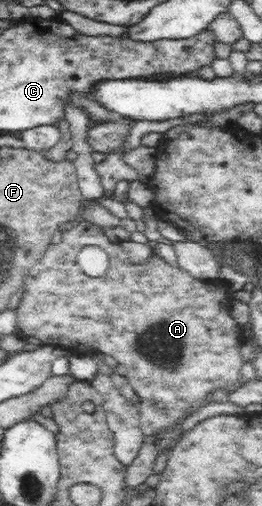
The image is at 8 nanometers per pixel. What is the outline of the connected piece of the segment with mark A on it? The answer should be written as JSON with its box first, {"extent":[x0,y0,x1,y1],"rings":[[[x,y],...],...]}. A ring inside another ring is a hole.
{"extent":[17,221,246,489],"rings":[[[79,221],[71,229],[64,230],[61,241],[54,245],[55,247],[53,244],[48,247],[41,263],[27,273],[24,281],[25,291],[17,308],[19,332],[24,338],[29,336],[41,340],[44,345],[73,347],[81,351],[85,351],[87,347],[99,349],[101,353],[111,355],[125,368],[125,377],[139,397],[137,406],[143,432],[142,449],[139,449],[137,457],[127,466],[127,484],[135,489],[153,474],[153,465],[161,453],[160,442],[165,433],[173,431],[177,425],[182,425],[191,413],[207,405],[217,389],[233,393],[244,385],[241,377],[244,365],[241,346],[246,338],[239,323],[231,317],[235,295],[230,293],[225,284],[217,280],[197,279],[180,266],[171,266],[156,254],[143,263],[133,265],[127,252],[119,243],[111,242],[104,234],[103,228],[86,221]],[[86,245],[101,247],[108,253],[111,268],[107,277],[93,281],[92,277],[87,277],[77,267],[78,253]]]}

